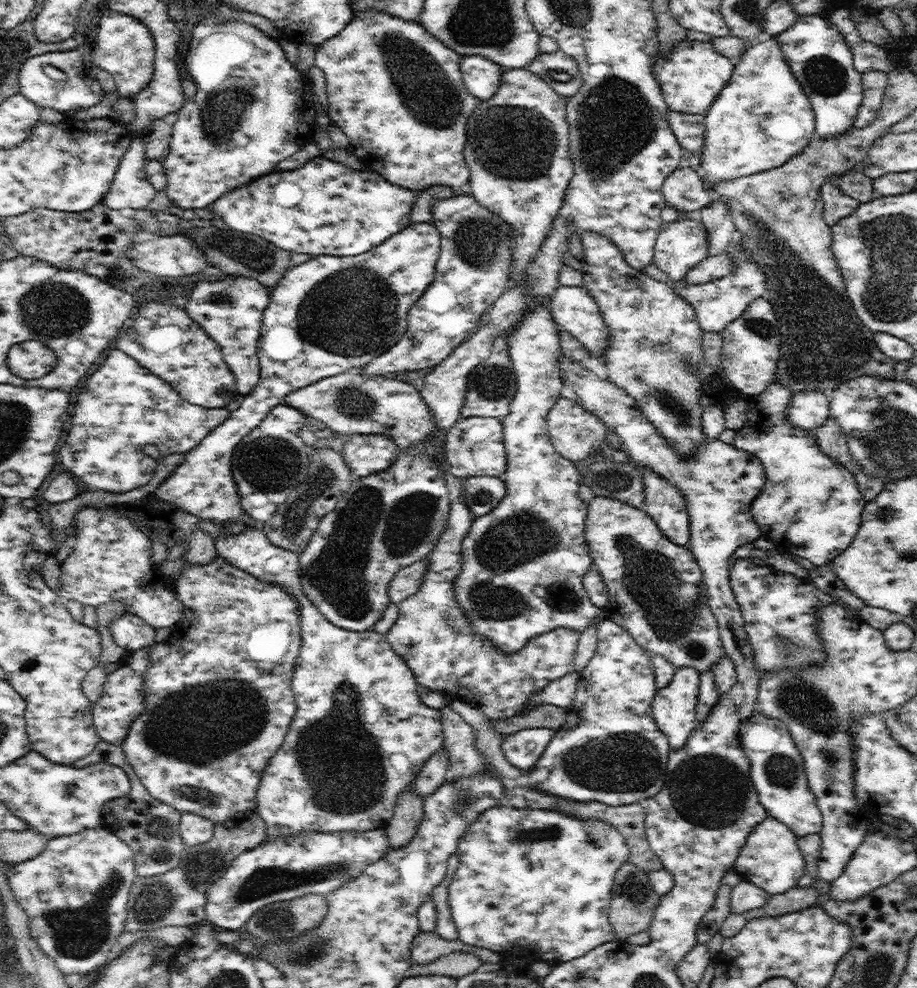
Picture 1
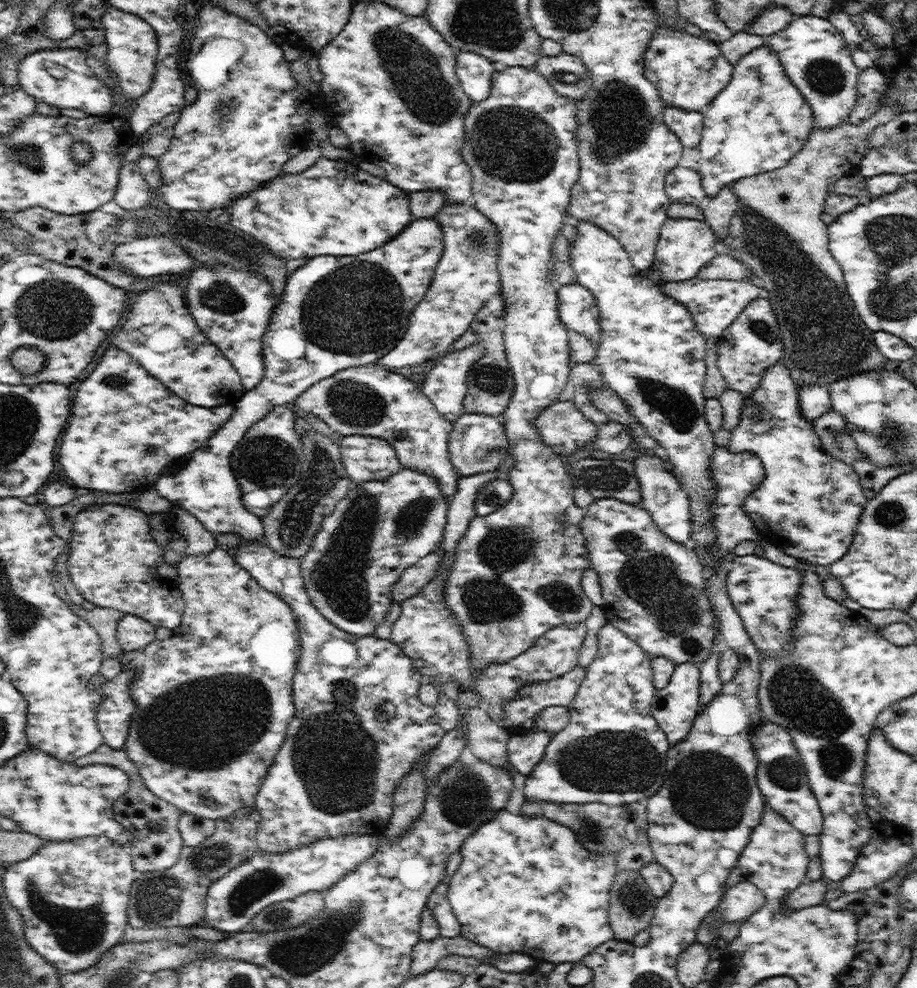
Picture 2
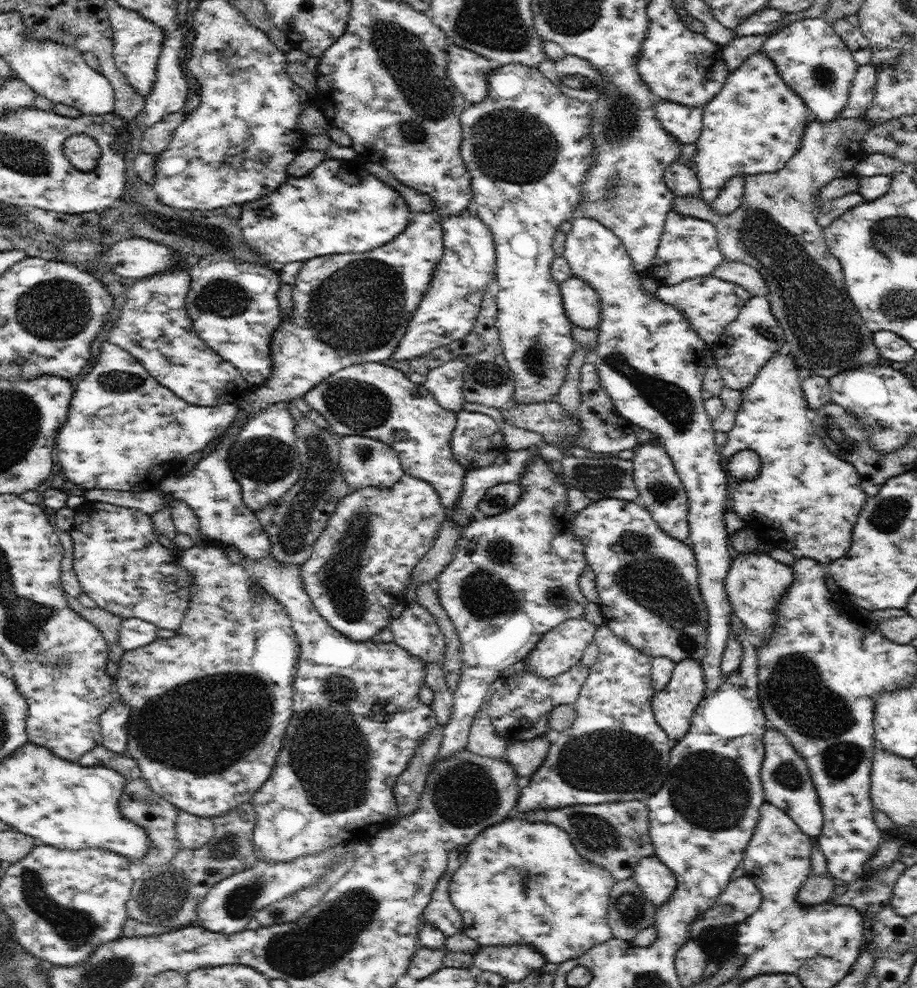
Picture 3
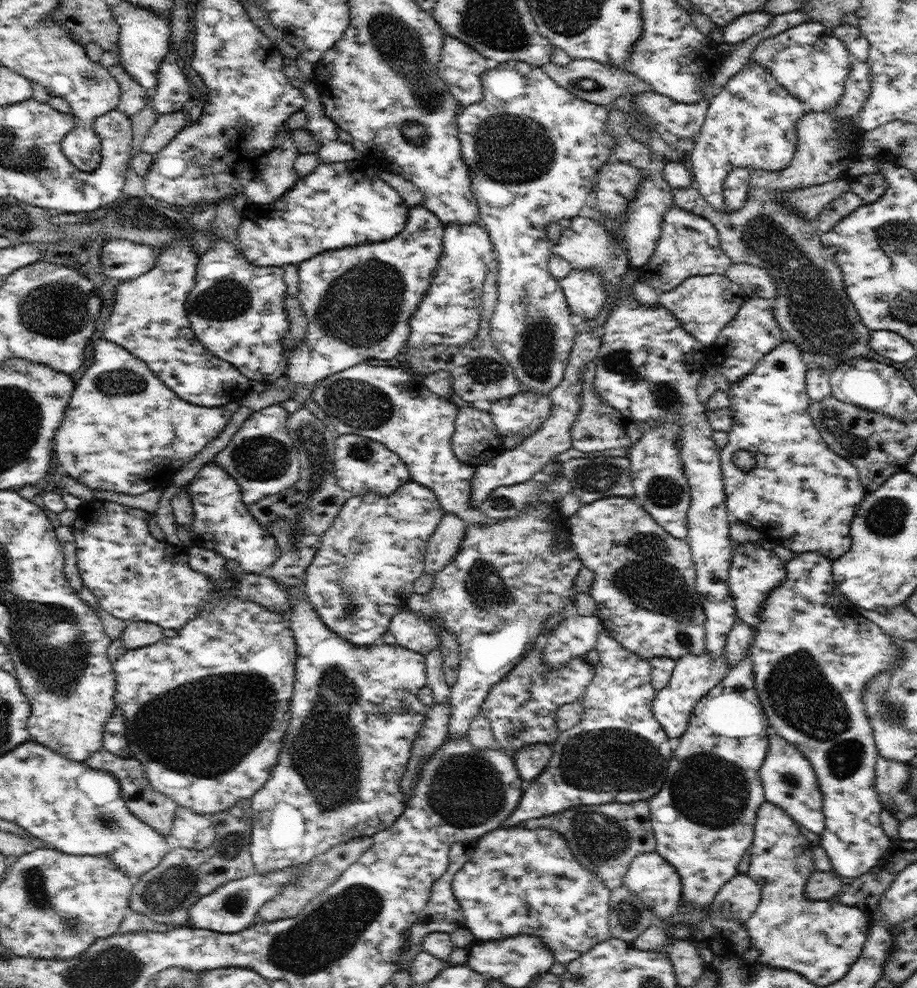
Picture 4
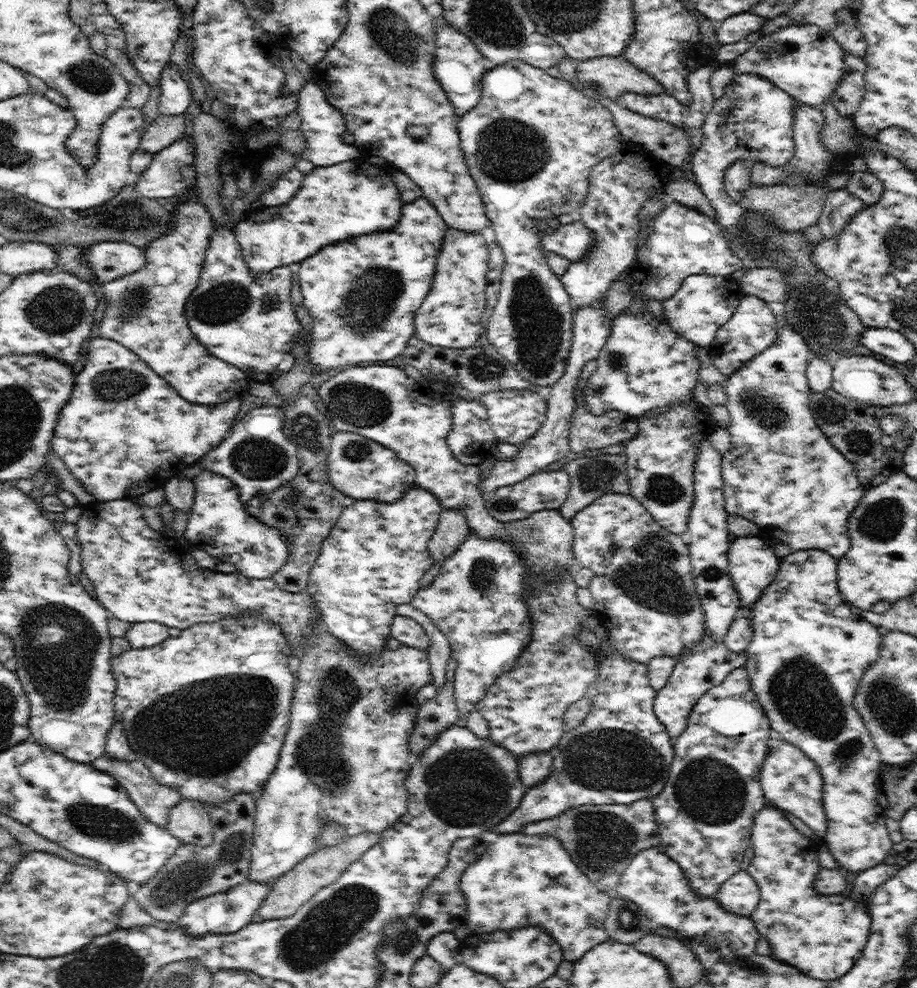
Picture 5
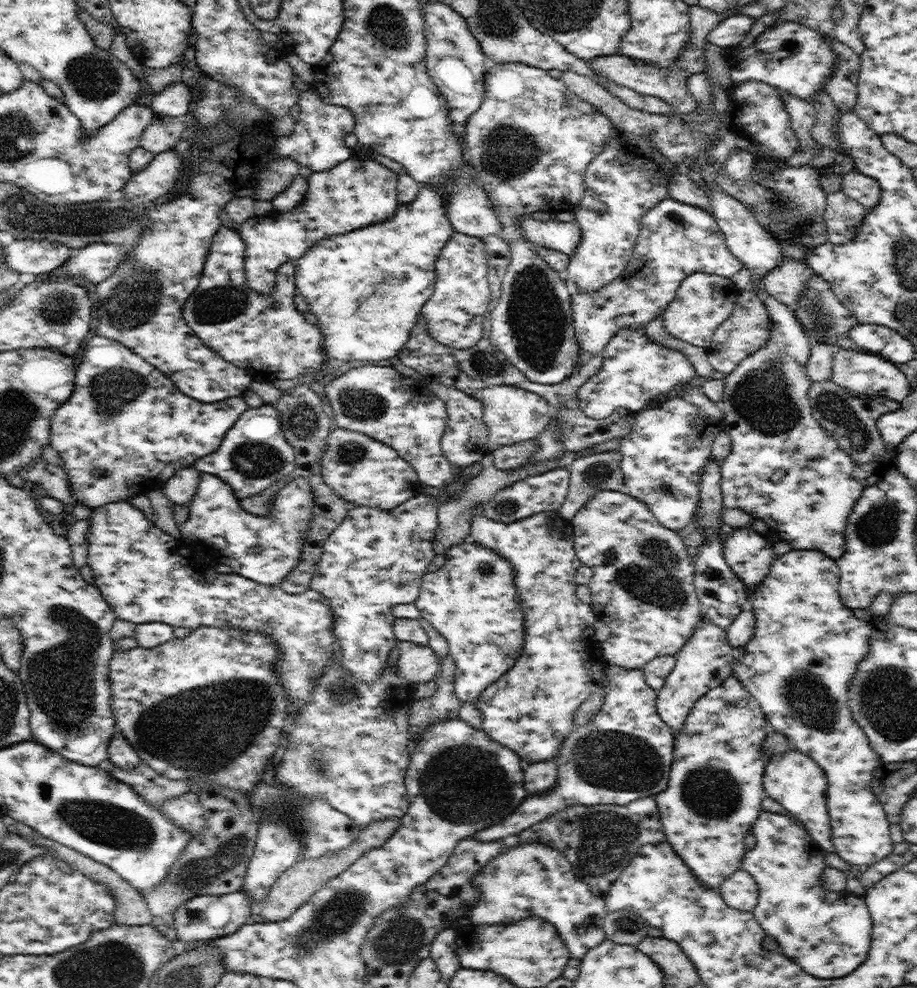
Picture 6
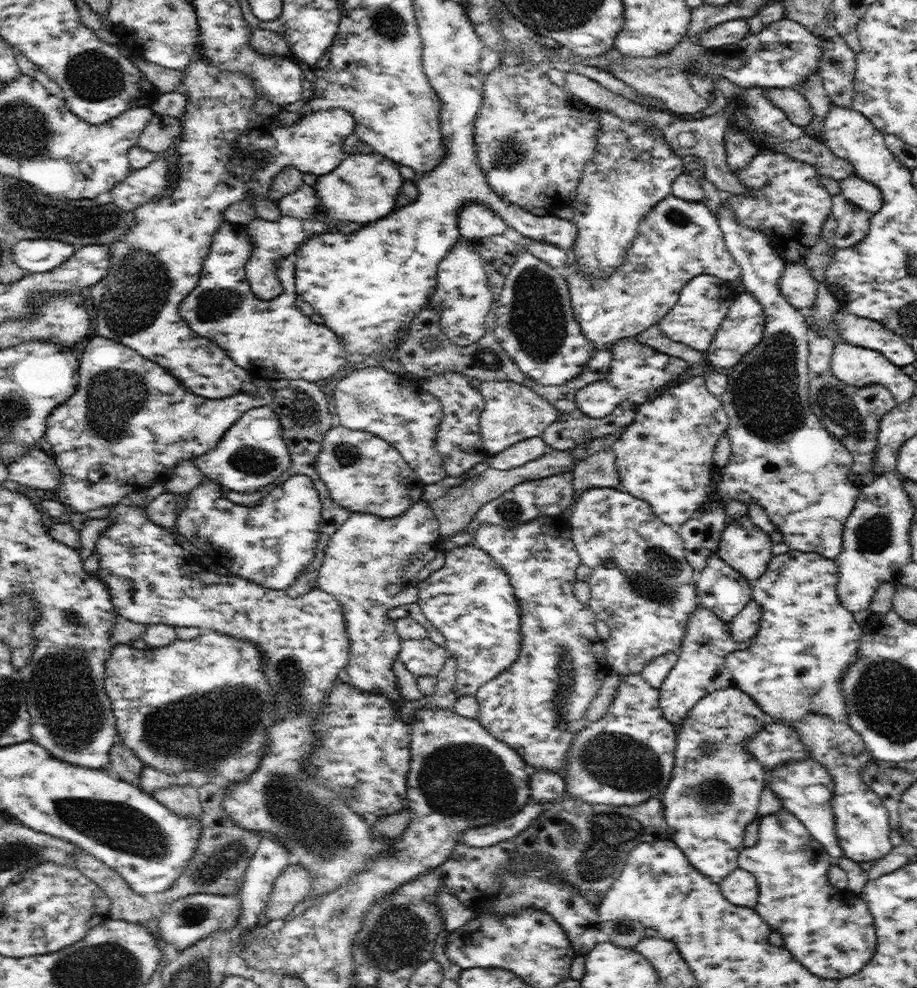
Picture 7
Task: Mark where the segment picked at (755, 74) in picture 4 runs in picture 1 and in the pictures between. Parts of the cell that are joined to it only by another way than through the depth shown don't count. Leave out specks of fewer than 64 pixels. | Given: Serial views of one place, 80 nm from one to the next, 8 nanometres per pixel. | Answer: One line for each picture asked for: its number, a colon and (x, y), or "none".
1: (762, 118)
2: (759, 120)
3: (755, 124)

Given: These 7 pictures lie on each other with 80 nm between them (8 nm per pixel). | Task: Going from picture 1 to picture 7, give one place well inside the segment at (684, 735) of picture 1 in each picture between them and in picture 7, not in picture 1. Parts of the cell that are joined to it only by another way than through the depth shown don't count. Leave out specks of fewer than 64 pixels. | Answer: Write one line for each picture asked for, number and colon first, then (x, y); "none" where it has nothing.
2: (675, 707)
3: (673, 707)
4: (694, 675)
5: (698, 669)
6: (705, 661)
7: (700, 669)

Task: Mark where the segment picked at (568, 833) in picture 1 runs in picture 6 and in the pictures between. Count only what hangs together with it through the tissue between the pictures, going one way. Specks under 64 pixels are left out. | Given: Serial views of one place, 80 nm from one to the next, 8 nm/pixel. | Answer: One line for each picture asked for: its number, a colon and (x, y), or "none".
2: (525, 884)
3: (522, 882)
4: (518, 881)
5: (522, 879)
6: (528, 880)

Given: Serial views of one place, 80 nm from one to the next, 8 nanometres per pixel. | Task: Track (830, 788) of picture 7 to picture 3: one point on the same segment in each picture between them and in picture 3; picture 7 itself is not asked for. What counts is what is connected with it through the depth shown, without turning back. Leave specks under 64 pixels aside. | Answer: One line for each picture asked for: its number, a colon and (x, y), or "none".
3: (786, 782)
4: (788, 780)
5: (791, 782)
6: (793, 779)

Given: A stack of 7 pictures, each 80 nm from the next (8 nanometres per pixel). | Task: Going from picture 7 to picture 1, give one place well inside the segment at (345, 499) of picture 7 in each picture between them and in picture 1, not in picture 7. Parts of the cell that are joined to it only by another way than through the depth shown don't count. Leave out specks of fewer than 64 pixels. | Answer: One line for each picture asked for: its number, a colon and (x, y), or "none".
1: (366, 454)
2: (365, 458)
3: (363, 461)
4: (361, 465)
5: (361, 468)
6: (360, 469)

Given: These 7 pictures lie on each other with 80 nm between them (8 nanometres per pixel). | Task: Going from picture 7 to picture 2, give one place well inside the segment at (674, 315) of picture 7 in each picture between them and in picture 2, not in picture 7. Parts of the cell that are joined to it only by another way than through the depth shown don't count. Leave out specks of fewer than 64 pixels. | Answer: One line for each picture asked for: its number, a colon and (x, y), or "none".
2: (715, 304)
3: (709, 305)
4: (704, 305)
5: (701, 306)
6: (703, 302)

